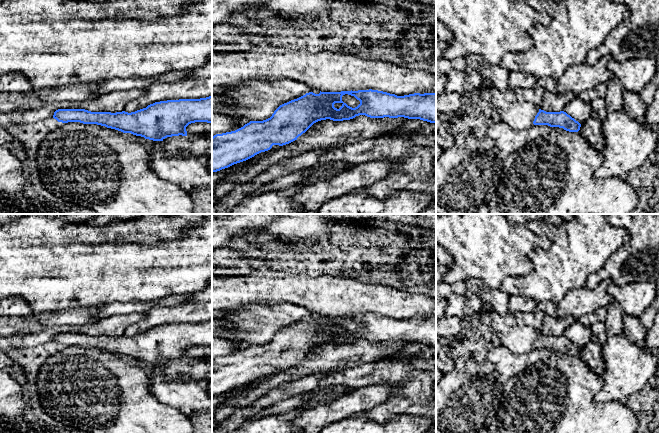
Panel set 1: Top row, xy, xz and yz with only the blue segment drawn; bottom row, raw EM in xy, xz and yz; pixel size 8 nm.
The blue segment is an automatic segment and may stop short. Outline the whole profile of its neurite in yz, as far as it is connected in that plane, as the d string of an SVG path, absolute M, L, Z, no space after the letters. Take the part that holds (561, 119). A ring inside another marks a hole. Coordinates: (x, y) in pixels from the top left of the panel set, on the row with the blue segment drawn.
M539 109L539 112L535 116L533 124L559 127L569 132L578 132L581 127L581 124L578 121L564 111L546 112L541 109Z

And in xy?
M212 96L200 99L179 99L155 102L135 112L91 112L85 109L58 109L53 118L58 122L80 122L97 124L123 133L131 133L153 141L163 141L167 137L187 136L186 127L195 122L212 123Z

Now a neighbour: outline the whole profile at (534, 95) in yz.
M536 84L531 89L515 89L514 91L518 98L522 98L530 103L533 103L540 109L542 105L542 98L545 92L544 87Z

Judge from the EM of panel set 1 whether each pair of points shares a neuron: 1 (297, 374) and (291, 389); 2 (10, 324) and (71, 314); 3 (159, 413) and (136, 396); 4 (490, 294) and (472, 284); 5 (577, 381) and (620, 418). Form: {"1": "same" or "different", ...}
{"1": "different", "2": "same", "3": "same", "4": "same", "5": "same"}

